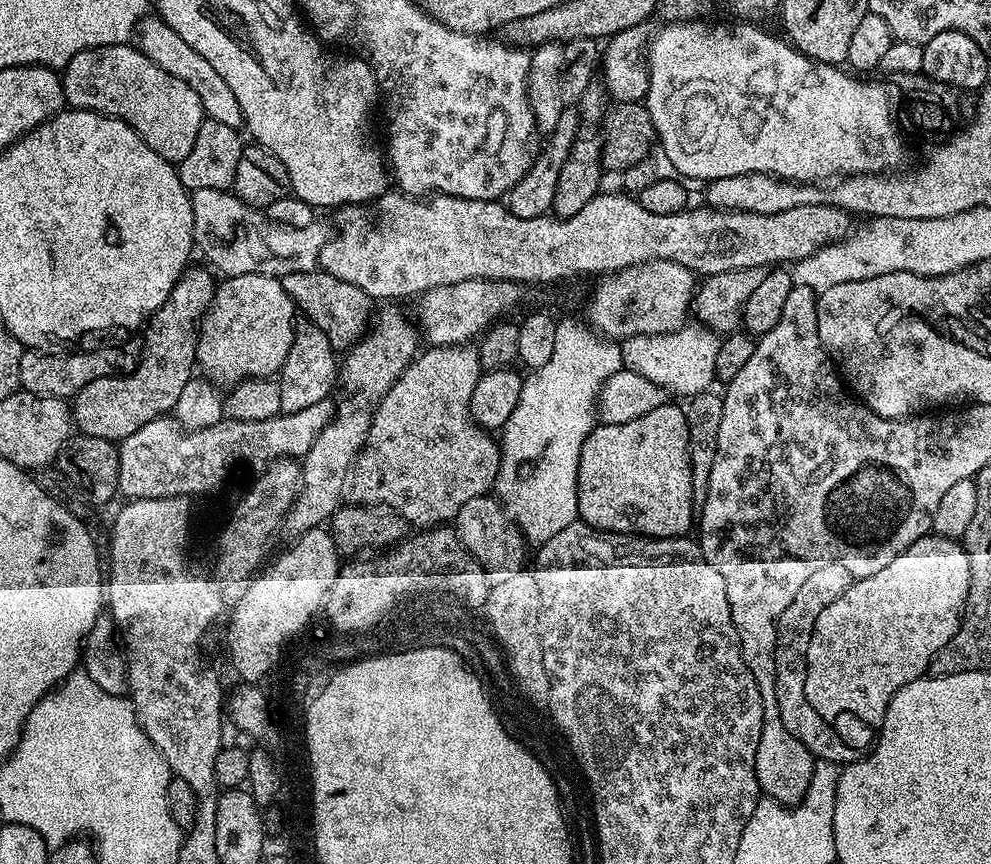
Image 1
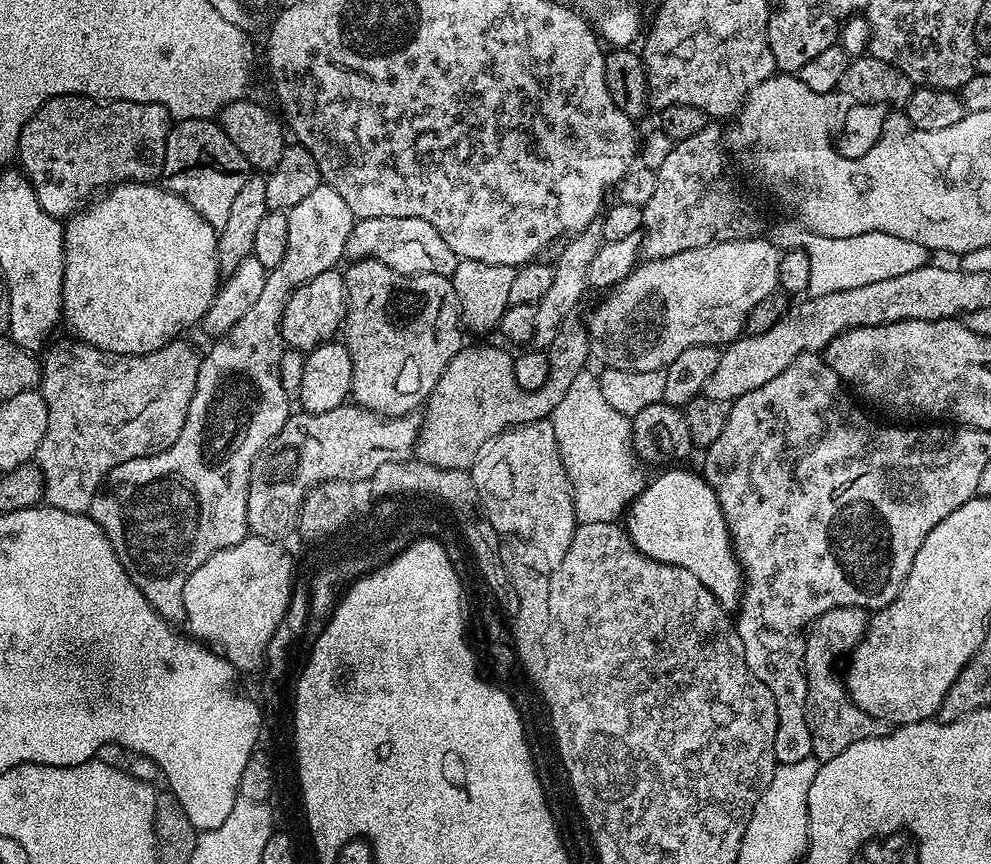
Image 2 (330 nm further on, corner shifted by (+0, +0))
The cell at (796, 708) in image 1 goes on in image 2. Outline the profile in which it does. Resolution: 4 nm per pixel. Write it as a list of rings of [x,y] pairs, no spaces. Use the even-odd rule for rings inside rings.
[[[842,606],[826,610],[826,614],[813,620],[807,629],[804,642],[806,726],[810,726],[812,755],[821,762],[842,754],[842,750],[846,750],[846,746],[854,746],[854,742],[884,736],[890,731],[890,726],[886,722],[866,714],[850,698],[841,669],[836,669],[840,655],[842,660],[842,657],[851,653],[854,645],[866,634],[869,619],[870,613],[867,608]]]

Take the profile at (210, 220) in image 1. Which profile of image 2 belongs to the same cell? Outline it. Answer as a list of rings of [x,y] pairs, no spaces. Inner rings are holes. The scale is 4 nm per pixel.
[[[383,216],[382,218],[356,220],[350,230],[350,238],[346,238],[344,254],[352,262],[357,260],[377,260],[386,266],[390,266],[390,270],[407,276],[438,274],[439,276],[451,278],[458,261],[454,250],[450,250],[450,245],[442,239],[442,234],[438,234],[438,230],[434,230],[434,226],[430,226],[430,222],[426,222],[422,218],[386,218]]]

